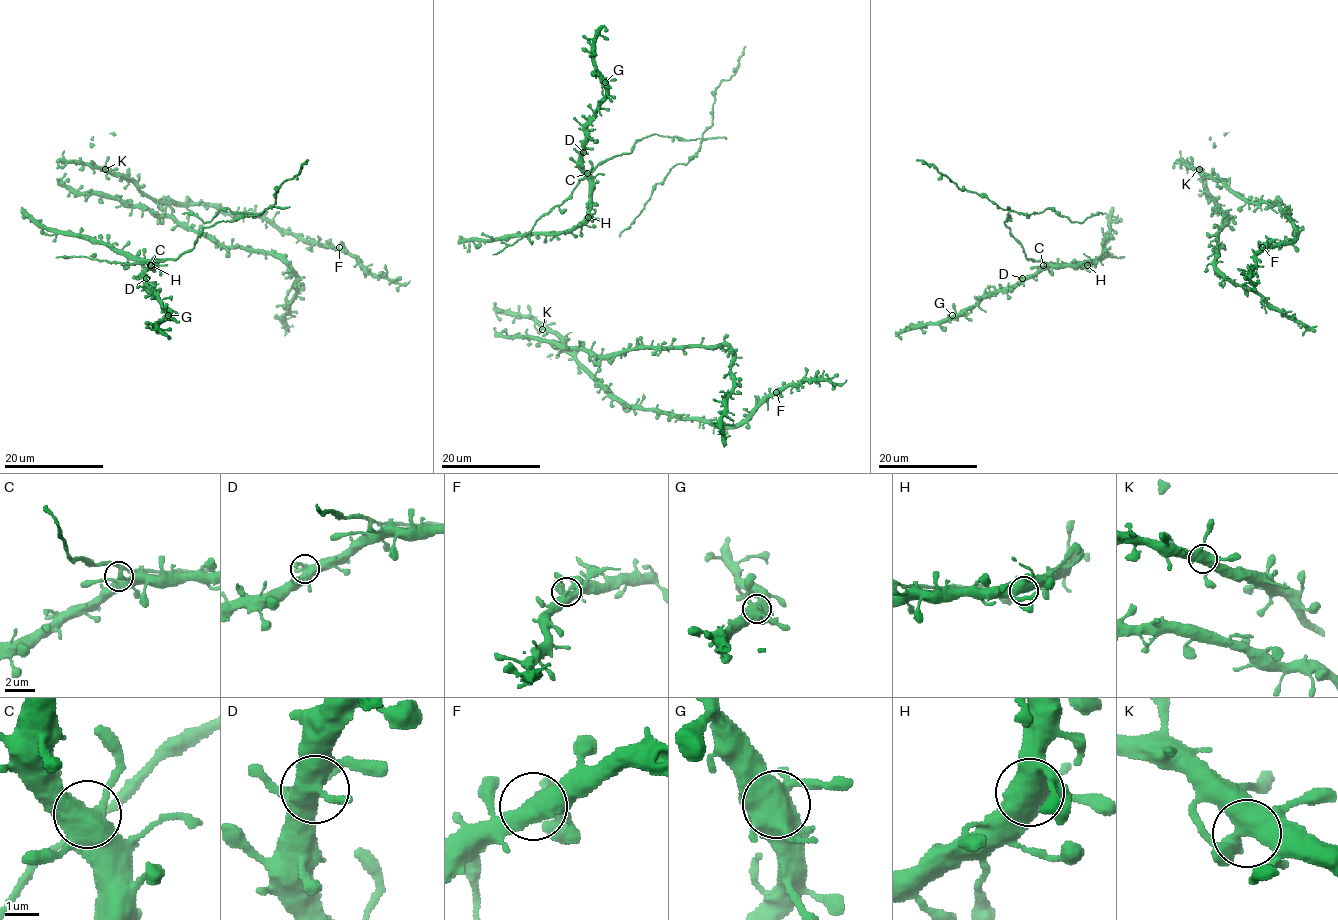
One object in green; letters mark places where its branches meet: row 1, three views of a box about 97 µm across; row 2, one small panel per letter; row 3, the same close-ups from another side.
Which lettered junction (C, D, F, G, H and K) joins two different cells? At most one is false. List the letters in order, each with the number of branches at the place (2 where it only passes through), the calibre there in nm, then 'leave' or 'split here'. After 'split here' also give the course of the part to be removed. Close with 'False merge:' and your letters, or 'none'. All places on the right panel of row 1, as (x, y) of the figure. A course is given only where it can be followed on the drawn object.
C: branches 5; calibre 460 nm; split here; course (1043, 265), (1027, 258), (1004, 224), (1011, 216), (1009, 210), (1030, 215), (1053, 209), (1080, 223), (1106, 214)
D: branches 4; calibre 440 nm; leave
F: branches 5; calibre 400 nm; leave
G: branches 5; calibre 480 nm; leave
H: branches 5; calibre 480 nm; leave
K: branches 4; calibre 480 nm; leave
False merge: C

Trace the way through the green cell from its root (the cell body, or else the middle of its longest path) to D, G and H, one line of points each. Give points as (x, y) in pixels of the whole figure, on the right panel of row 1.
D: (1122, 219), (1111, 221), (1103, 252), (1096, 258), (1084, 265), (1044, 266), (1022, 278)
G: (1122, 219), (1111, 221), (1103, 252), (1084, 265), (1044, 266), (1007, 288), (990, 292), (952, 315)
H: (1122, 219), (1111, 221), (1103, 252), (1087, 265)

